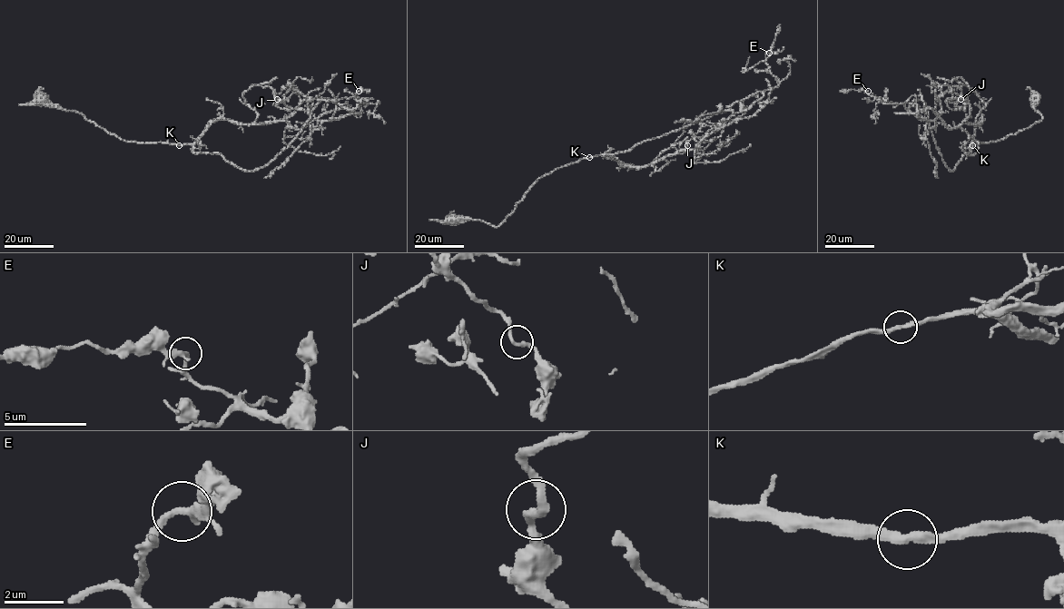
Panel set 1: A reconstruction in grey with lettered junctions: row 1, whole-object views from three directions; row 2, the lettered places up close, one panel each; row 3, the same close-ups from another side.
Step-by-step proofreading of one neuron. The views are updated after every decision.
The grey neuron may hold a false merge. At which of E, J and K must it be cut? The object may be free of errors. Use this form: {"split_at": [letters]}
{"split_at": []}

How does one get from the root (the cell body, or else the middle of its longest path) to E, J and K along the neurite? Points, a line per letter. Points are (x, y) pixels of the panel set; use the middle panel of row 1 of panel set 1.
E: (668, 134), (726, 111), (735, 102), (759, 91), (775, 87), (779, 81), (765, 62), (765, 53), (769, 53)
J: (668, 134), (726, 111), (758, 92), (763, 94), (723, 124), (702, 126), (687, 145)
K: (668, 134), (637, 142), (627, 151), (589, 157)

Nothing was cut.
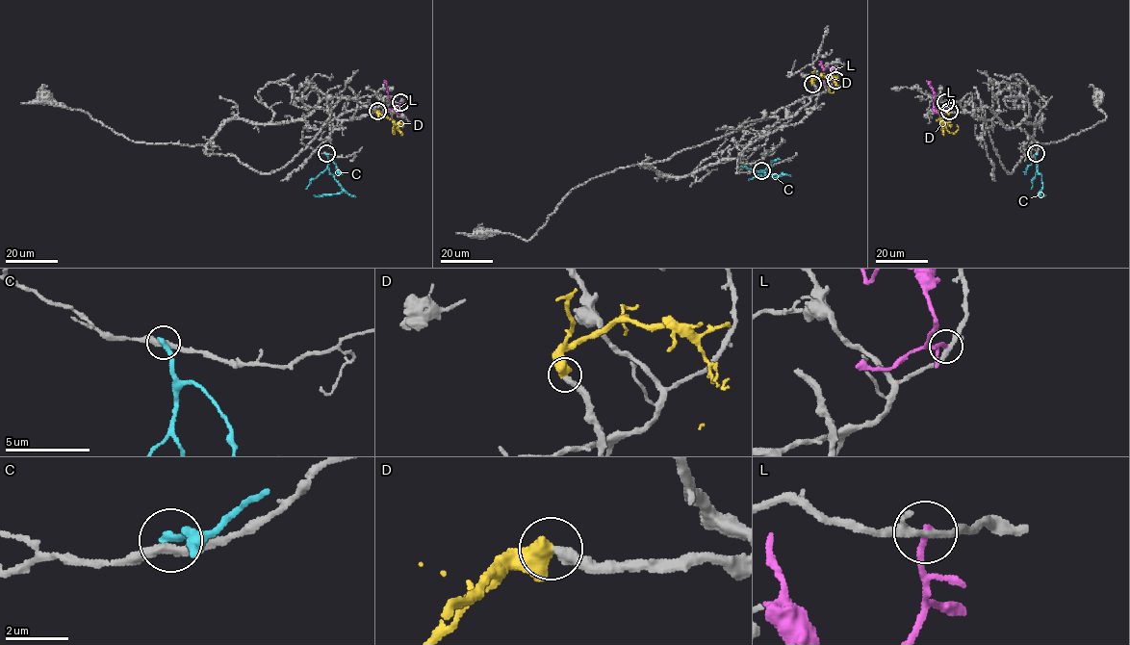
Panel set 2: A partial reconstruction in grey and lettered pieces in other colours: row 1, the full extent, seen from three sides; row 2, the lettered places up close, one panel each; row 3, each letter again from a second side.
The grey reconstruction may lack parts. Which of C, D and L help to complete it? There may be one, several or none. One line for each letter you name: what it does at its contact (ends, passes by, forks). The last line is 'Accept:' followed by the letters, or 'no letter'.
D: it ends
Accept: D

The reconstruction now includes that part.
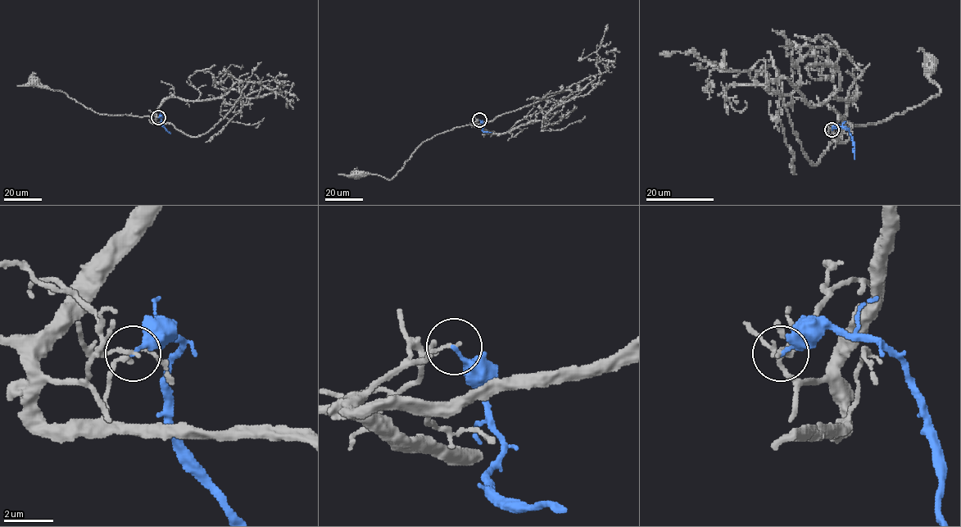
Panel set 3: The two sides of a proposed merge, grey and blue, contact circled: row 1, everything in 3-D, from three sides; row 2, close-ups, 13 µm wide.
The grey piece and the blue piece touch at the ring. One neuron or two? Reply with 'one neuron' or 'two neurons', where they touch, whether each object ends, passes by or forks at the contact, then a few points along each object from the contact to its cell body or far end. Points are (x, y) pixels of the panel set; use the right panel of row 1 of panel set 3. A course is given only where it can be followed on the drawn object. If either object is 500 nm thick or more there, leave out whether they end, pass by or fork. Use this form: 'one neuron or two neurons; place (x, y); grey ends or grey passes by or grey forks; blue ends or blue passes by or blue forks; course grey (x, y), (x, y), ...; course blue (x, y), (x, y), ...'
two neurons; place (831, 129); grey ends; blue ends; course grey (831, 129), (840, 138), (812, 162), (780, 74), (764, 66), (752, 78), (791, 94), (808, 45), (830, 79); course blue (831, 129), (843, 126), (849, 131), (854, 158)

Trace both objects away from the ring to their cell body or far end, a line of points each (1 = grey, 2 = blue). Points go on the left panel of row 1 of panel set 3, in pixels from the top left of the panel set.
1: (158, 117), (151, 121), (200, 136), (251, 82), (274, 91), (247, 97), (224, 70), (215, 86), (226, 89)
2: (158, 117), (162, 116), (162, 125), (170, 134)

